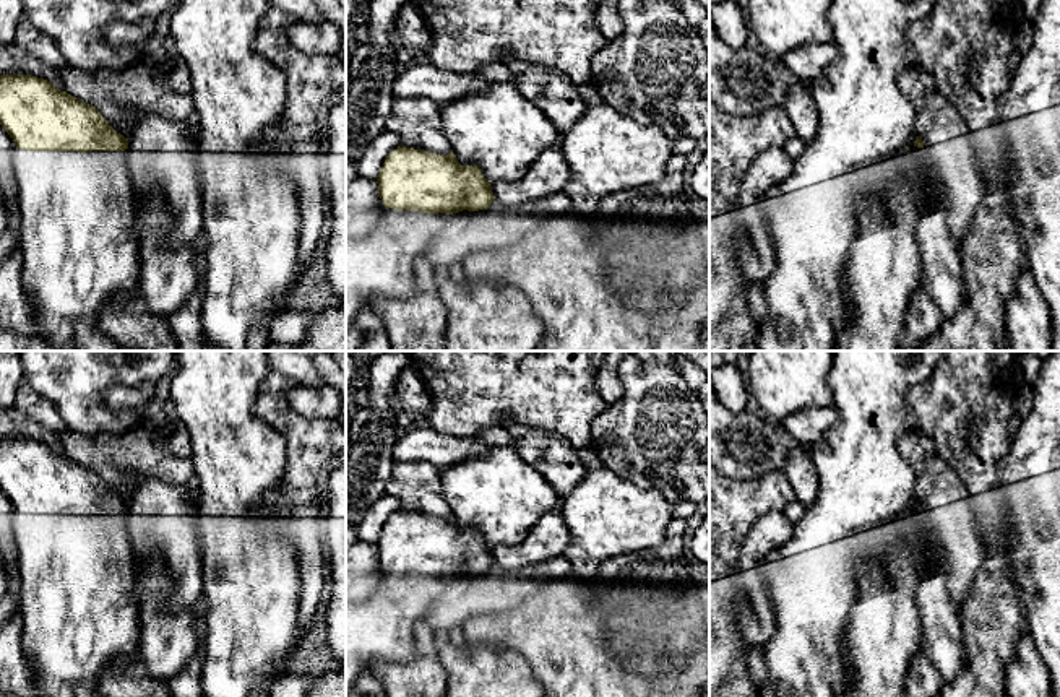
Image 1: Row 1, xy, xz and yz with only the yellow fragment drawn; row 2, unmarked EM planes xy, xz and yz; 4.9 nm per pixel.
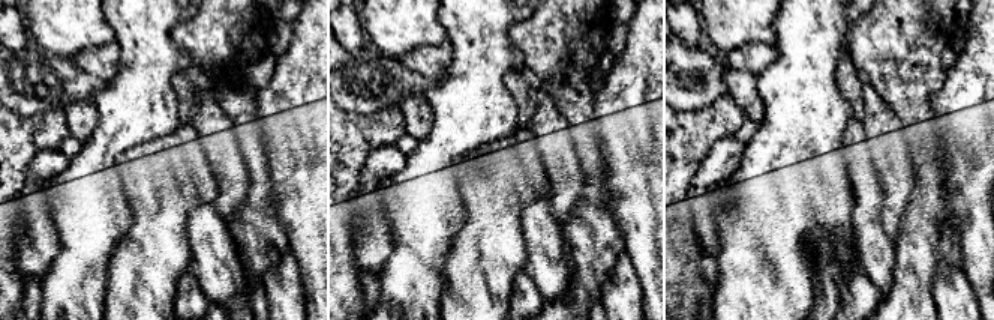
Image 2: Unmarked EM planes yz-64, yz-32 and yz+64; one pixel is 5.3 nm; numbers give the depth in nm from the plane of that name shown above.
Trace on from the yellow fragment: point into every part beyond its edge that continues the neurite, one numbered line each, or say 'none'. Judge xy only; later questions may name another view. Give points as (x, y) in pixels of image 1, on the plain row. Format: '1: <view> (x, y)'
1: xy (78, 574)

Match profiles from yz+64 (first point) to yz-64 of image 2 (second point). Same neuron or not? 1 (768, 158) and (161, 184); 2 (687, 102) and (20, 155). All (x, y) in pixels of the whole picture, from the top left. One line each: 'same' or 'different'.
1: different
2: different

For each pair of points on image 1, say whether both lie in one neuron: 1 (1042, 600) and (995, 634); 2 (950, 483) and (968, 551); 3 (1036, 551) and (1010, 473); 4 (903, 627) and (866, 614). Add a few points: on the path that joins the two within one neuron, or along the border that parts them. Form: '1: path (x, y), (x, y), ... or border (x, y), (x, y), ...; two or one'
1: border (1012, 575), (1029, 632); two
2: path (950, 499), (952, 519), (958, 535); one
3: path (1034, 532), (1034, 497), (1029, 493); one
4: path (893, 621), (875, 619); one

